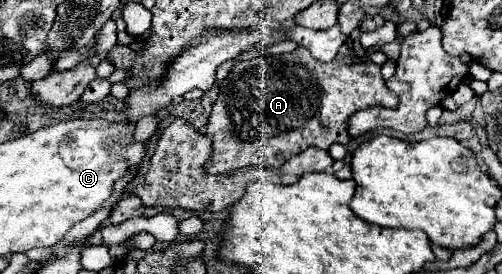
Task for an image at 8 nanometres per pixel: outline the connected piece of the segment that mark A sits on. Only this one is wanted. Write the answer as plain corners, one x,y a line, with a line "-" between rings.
297,46
289,54
281,56
257,56
233,66
229,76
219,84
219,98
213,104
209,116
207,136
213,140
213,158
205,164
211,174
233,172
243,166
279,166
279,154
287,160
309,146
327,150
333,142
345,144
345,120
357,112
371,106
395,108
399,98
385,86
381,76
381,66
373,62
355,62
347,46
343,46
331,62
319,62
303,46

